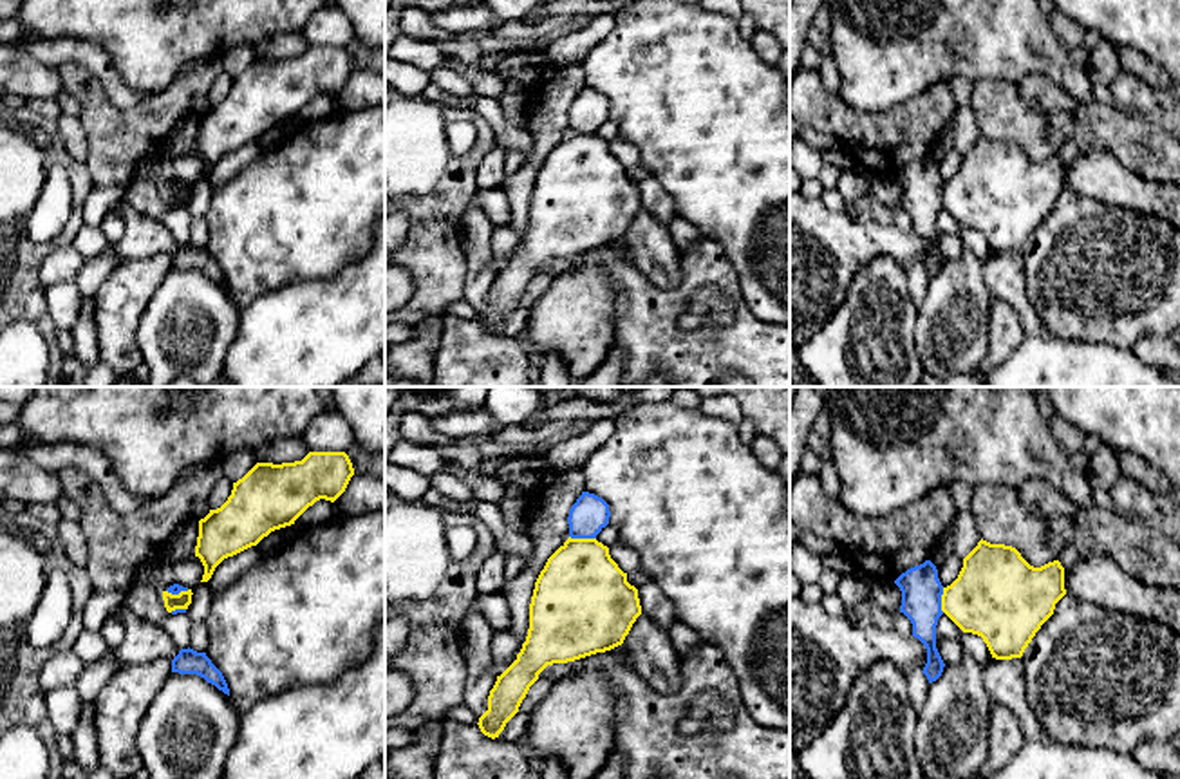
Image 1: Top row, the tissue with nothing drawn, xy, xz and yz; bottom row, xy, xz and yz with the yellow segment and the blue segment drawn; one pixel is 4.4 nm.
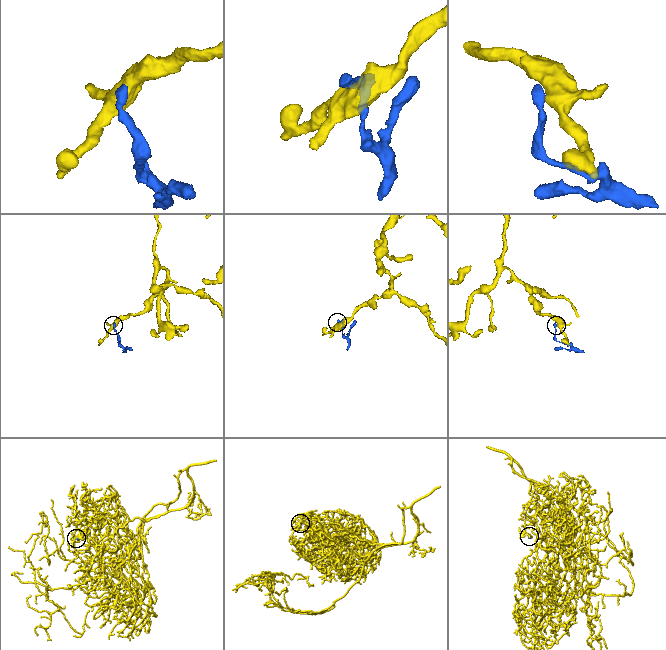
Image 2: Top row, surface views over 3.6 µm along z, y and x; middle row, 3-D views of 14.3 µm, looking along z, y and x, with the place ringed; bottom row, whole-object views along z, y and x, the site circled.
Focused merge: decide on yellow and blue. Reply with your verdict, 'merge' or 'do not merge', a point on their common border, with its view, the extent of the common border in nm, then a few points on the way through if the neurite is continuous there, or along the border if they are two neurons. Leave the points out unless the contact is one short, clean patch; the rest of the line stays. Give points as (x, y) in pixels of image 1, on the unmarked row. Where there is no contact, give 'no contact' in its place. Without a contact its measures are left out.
do not merge; contact xz (582, 134); length 120 nm

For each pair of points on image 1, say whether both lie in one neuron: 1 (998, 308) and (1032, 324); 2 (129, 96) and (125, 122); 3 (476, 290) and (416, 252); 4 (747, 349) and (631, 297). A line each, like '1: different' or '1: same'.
1: different
2: different
3: different
4: same

